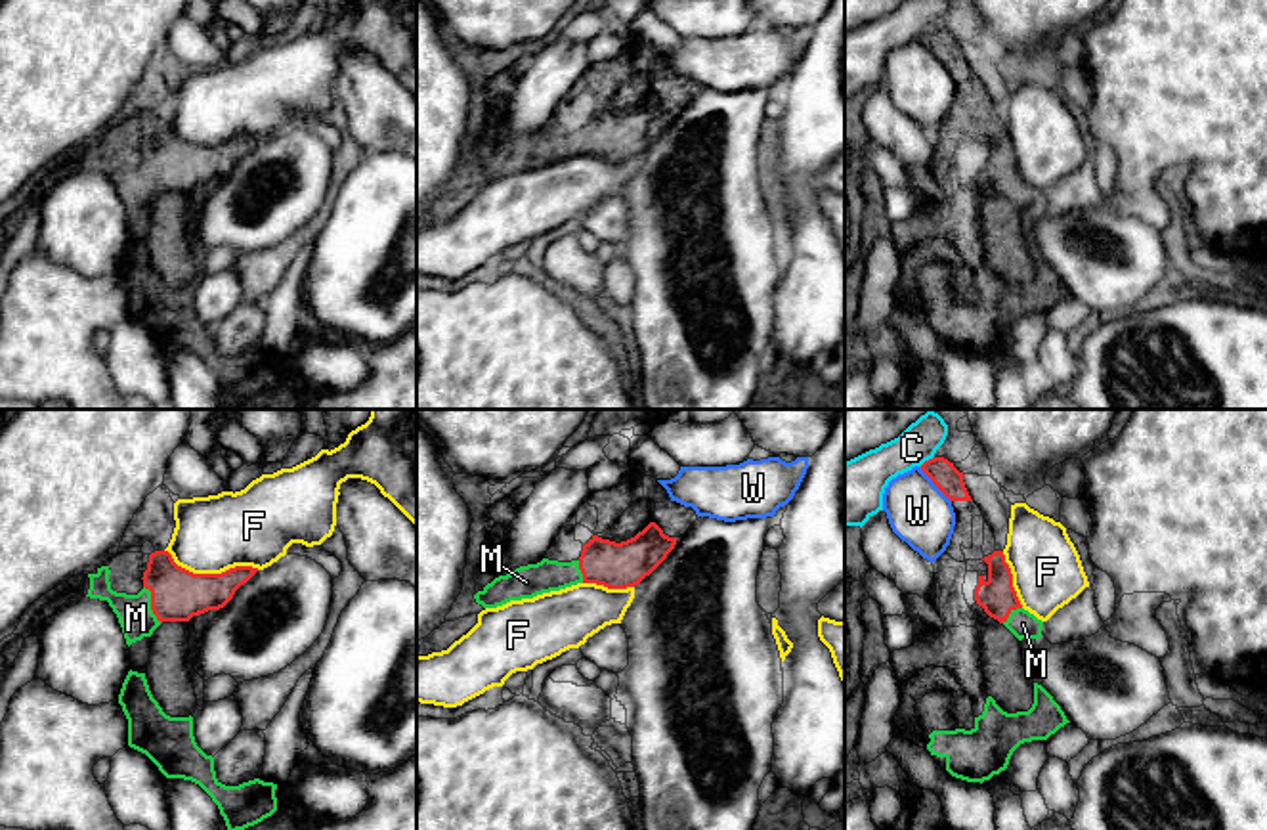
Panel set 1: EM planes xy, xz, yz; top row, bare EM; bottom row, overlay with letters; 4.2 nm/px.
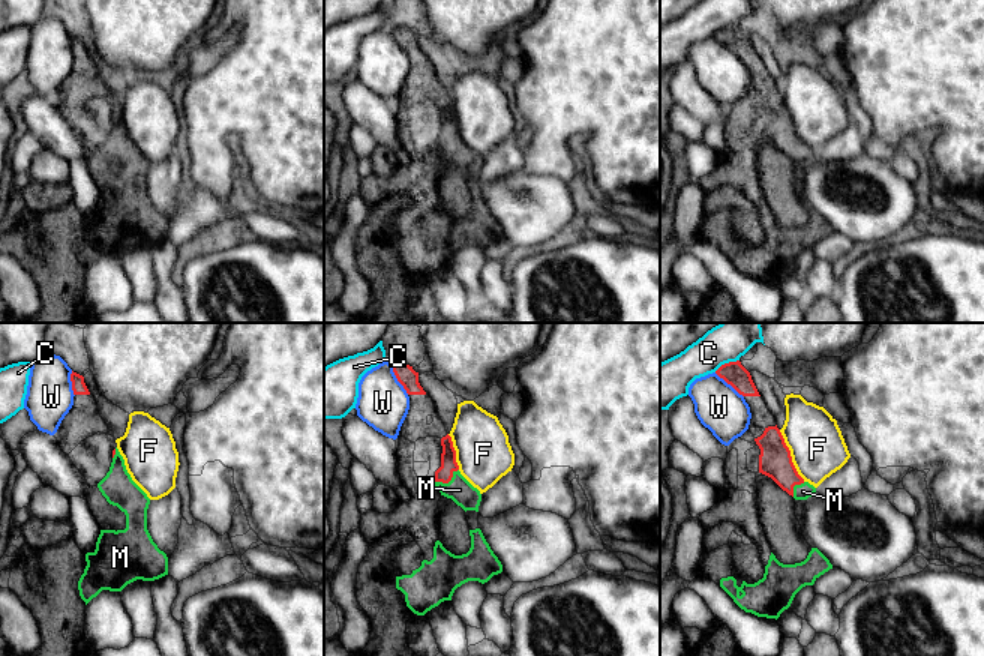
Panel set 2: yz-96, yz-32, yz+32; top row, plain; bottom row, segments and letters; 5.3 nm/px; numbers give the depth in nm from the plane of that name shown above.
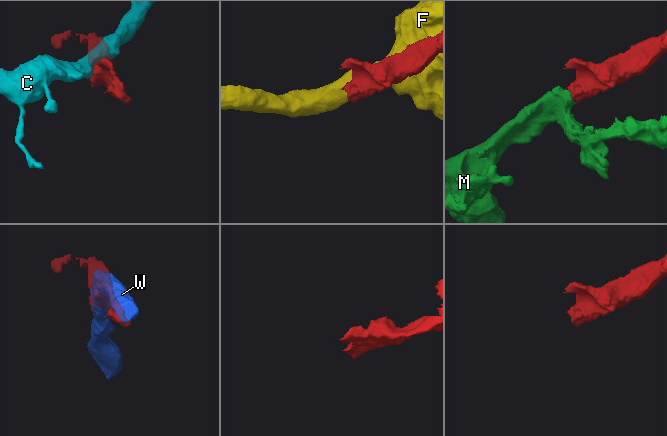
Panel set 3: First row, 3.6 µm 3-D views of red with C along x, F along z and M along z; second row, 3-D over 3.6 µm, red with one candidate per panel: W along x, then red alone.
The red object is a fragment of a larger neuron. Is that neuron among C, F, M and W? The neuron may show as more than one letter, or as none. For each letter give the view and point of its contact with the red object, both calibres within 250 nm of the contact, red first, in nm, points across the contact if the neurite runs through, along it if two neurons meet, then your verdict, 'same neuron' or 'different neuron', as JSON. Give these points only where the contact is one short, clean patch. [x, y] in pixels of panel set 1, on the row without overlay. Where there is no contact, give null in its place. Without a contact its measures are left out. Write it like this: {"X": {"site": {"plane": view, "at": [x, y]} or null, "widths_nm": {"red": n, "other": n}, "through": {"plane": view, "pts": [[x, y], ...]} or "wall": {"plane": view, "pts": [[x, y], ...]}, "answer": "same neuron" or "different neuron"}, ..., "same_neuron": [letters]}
{"C": {"site": {"plane": "yz", "at": [925, 33]}, "widths_nm": {"red": 120, "other": 180}, "wall": {"plane": "yz", "pts": [[933, 27], [920, 37]]}, "answer": "different neuron"}, "F": {"site": {"plane": "xy", "at": [211, 146]}, "widths_nm": {"red": 220, "other": 320}, "answer": "different neuron"}, "M": {"site": {"plane": "xy", "at": [151, 176]}, "widths_nm": {"red": 220, "other": 150}, "through": {"plane": "xy", "pts": [[176, 167], [167, 167], [151, 176], [136, 190]]}, "answer": "same neuron"}, "W": {"site": {"plane": "yz", "at": [933, 54]}, "widths_nm": {"red": 120, "other": 260}, "answer": "different neuron"}, "same_neuron": ["M"]}

